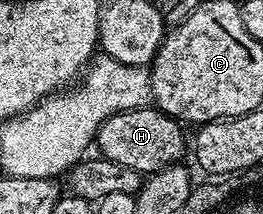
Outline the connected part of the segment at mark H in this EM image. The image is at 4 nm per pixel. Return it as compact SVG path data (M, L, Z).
M152 106L112 113L96 131L95 145L103 156L113 163L130 167L144 175L155 173L167 165L176 164L185 149L182 124Z

